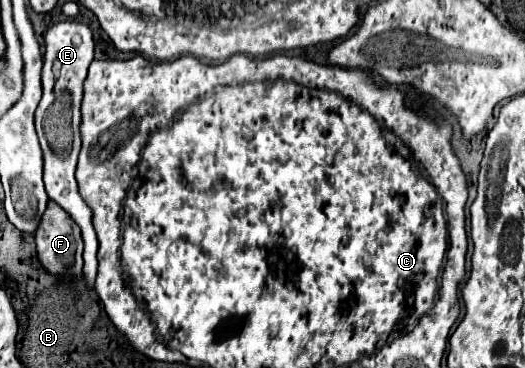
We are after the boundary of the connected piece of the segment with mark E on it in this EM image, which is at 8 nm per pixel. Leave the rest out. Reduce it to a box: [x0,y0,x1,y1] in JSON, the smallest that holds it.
[35,19,97,289]

